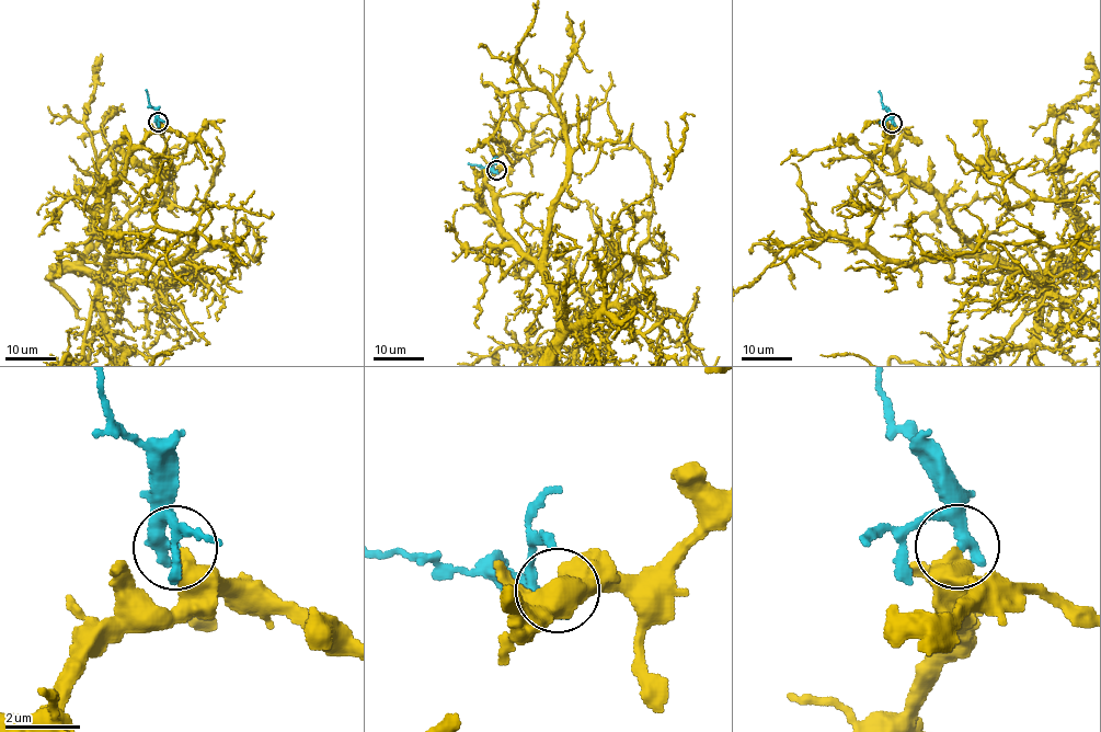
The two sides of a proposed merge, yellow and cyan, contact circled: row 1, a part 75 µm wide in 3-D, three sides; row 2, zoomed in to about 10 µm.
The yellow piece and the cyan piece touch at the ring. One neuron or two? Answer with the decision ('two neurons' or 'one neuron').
two neurons

